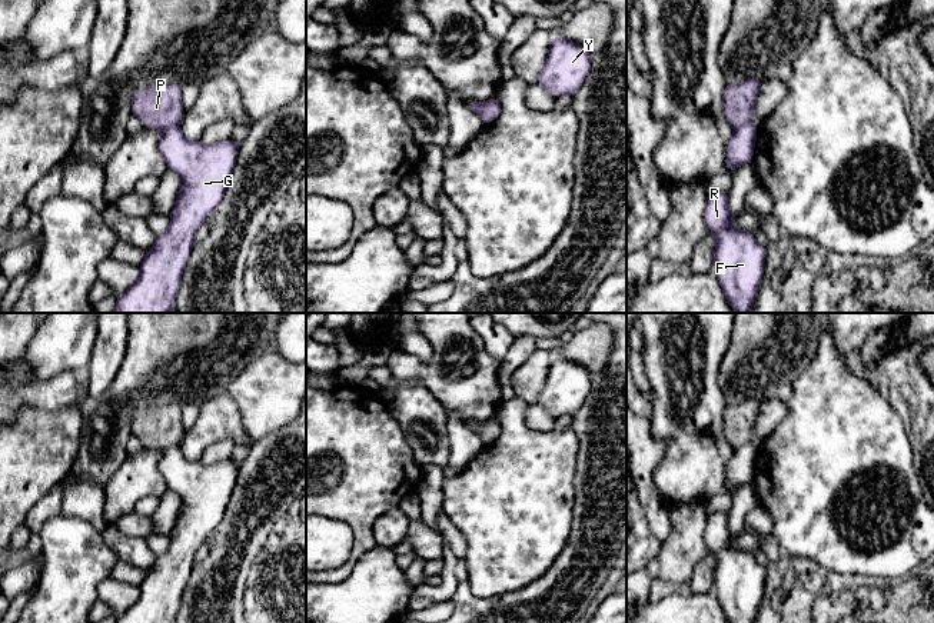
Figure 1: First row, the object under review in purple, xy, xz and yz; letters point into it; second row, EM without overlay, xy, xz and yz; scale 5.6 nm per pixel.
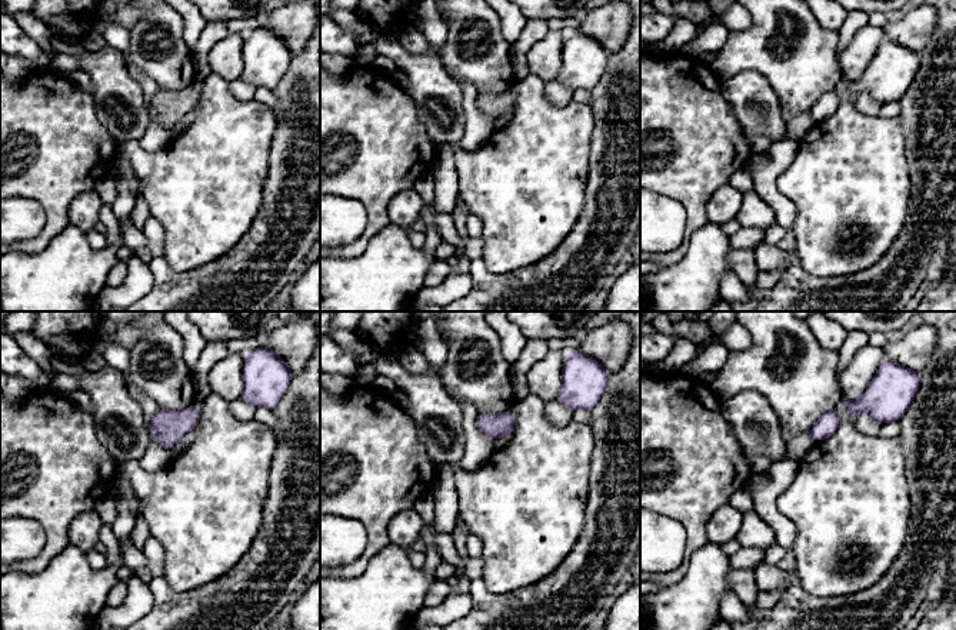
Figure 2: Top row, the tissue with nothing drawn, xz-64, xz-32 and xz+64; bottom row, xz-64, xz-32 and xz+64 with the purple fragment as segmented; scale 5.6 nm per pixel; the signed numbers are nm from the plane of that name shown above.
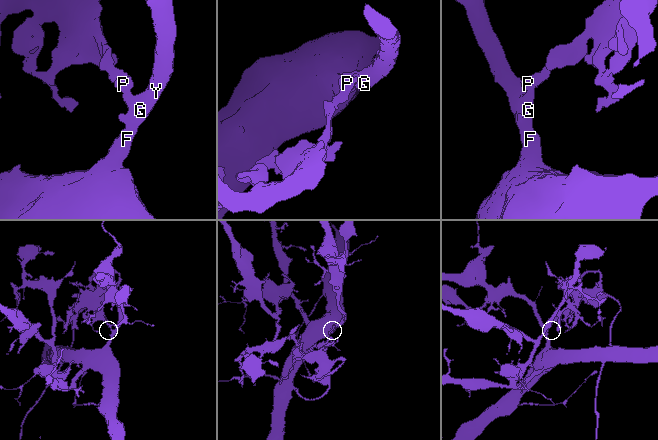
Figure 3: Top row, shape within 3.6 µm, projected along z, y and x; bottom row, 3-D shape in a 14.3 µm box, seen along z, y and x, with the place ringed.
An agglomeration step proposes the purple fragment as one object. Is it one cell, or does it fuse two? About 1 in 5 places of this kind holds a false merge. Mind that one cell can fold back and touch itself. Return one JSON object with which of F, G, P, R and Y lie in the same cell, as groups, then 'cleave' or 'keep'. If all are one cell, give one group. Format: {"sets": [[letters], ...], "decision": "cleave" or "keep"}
{"sets": [["F", "G", "R", "Y"], ["P"]], "decision": "cleave"}

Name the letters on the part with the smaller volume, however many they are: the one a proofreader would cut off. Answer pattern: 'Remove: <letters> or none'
Remove: P

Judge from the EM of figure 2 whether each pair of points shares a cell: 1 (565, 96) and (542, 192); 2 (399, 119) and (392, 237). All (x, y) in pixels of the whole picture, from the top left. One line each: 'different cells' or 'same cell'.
1: different cells
2: different cells

